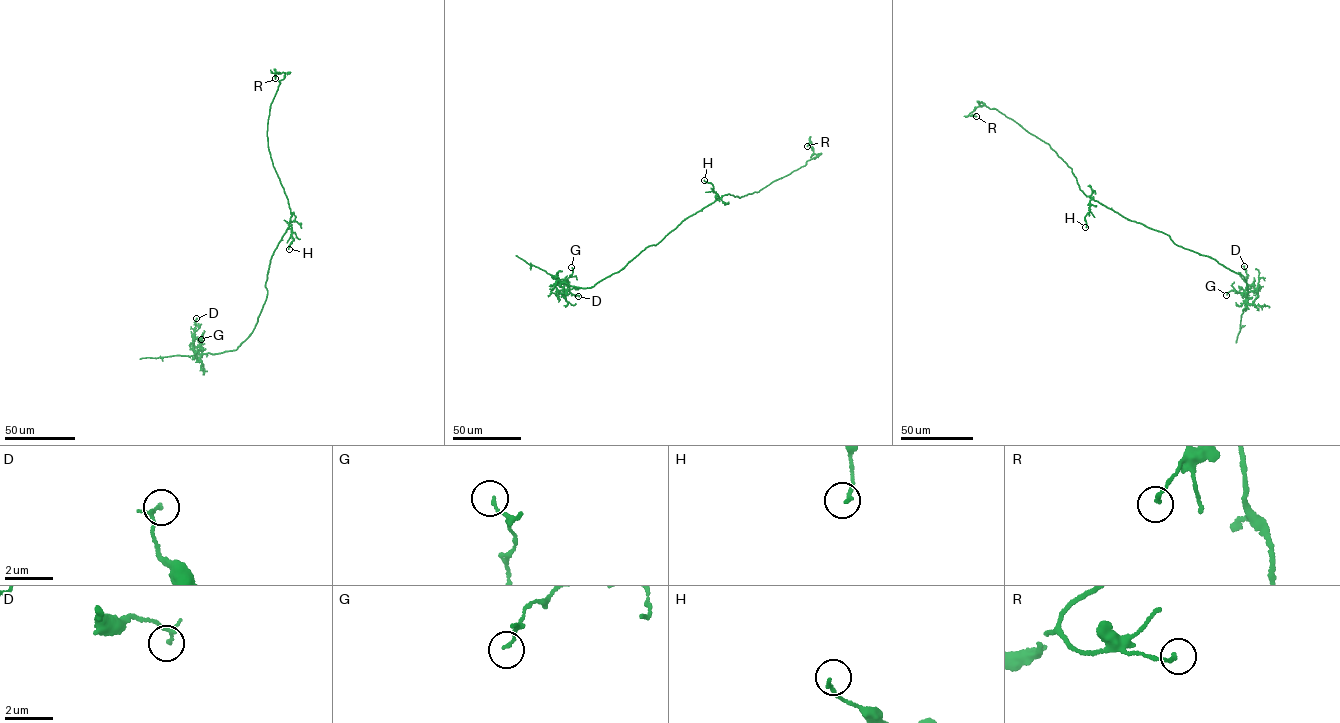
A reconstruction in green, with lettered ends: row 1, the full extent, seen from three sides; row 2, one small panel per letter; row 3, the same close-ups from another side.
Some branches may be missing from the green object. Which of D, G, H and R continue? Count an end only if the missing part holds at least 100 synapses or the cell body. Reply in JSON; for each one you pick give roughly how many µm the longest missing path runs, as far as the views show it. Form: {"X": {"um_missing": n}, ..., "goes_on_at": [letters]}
{"goes_on_at": []}

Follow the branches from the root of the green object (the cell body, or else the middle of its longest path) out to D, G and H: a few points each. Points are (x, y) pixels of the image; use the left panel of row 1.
D: (274, 251), (267, 275), (265, 300), (252, 332), (237, 349), (196, 356), (193, 340), (196, 318)
G: (274, 251), (266, 299), (252, 332), (237, 349), (196, 356), (193, 341), (201, 339)
H: (274, 251), (290, 225), (294, 240), (289, 249)

